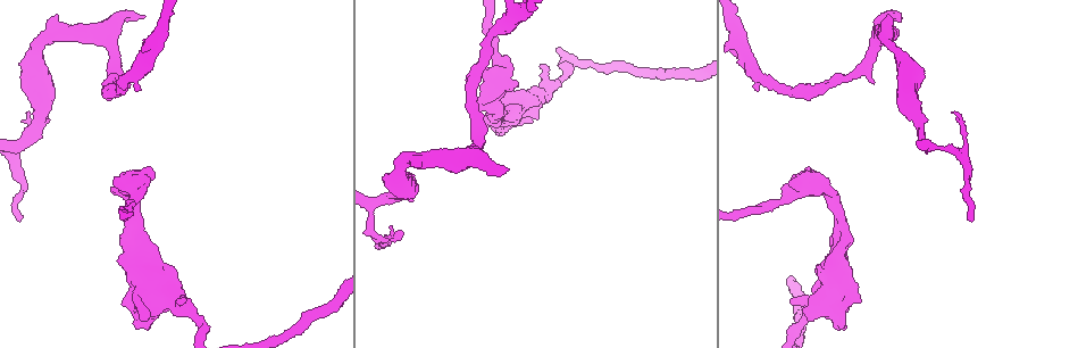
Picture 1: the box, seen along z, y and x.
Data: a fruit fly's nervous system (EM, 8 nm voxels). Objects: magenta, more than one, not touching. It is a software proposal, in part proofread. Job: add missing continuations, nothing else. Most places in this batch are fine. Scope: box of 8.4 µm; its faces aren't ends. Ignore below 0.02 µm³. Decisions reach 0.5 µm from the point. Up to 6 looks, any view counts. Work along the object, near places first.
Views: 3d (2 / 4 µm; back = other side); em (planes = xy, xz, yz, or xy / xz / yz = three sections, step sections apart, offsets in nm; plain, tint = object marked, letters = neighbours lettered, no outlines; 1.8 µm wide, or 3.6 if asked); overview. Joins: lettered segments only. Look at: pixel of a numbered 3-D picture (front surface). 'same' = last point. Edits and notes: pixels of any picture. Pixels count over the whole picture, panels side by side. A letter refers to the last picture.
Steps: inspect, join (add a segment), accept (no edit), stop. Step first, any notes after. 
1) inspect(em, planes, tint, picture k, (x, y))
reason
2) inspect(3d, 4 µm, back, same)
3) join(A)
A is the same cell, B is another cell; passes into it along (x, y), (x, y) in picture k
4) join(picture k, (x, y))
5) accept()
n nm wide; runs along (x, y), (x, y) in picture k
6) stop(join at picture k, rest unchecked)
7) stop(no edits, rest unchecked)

inspect(em, planes, letters, picture 1, (19, 219))

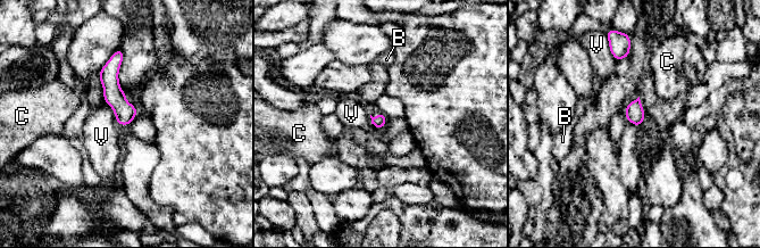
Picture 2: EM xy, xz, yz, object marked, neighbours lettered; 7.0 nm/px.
accept()
90 nm wide; B, C and V are other cells; border along (103, 101), (110, 107), (119, 124) in picture 2; none of them fits

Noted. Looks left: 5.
inspect(em, planes, tint, picture 1, (806, 312))

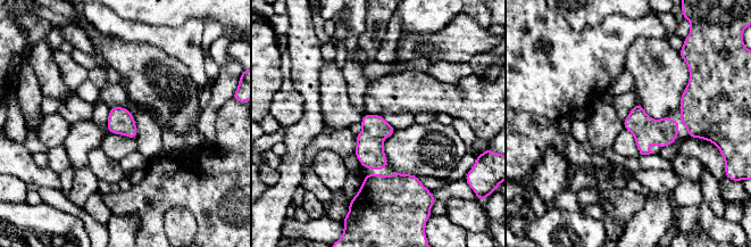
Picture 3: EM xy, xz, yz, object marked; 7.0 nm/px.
inspect(em, planes, letters, same)
what lies round it

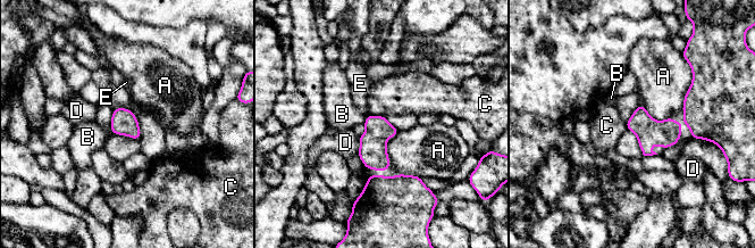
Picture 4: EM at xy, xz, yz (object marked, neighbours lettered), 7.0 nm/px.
accept()
A, B, C, D and E are other cells; border along (370, 114), (384, 116) in picture 4; none of them fits

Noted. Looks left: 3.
inspect(em, planes, letters, picture 1, (505, 168))
free end

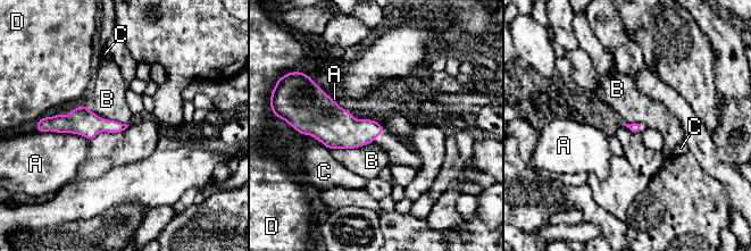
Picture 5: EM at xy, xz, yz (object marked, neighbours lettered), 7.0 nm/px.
accept()
A, B, C and D are other cells; no lettered segment goes on from it

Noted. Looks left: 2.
stop(no edits, rest unchecked)

